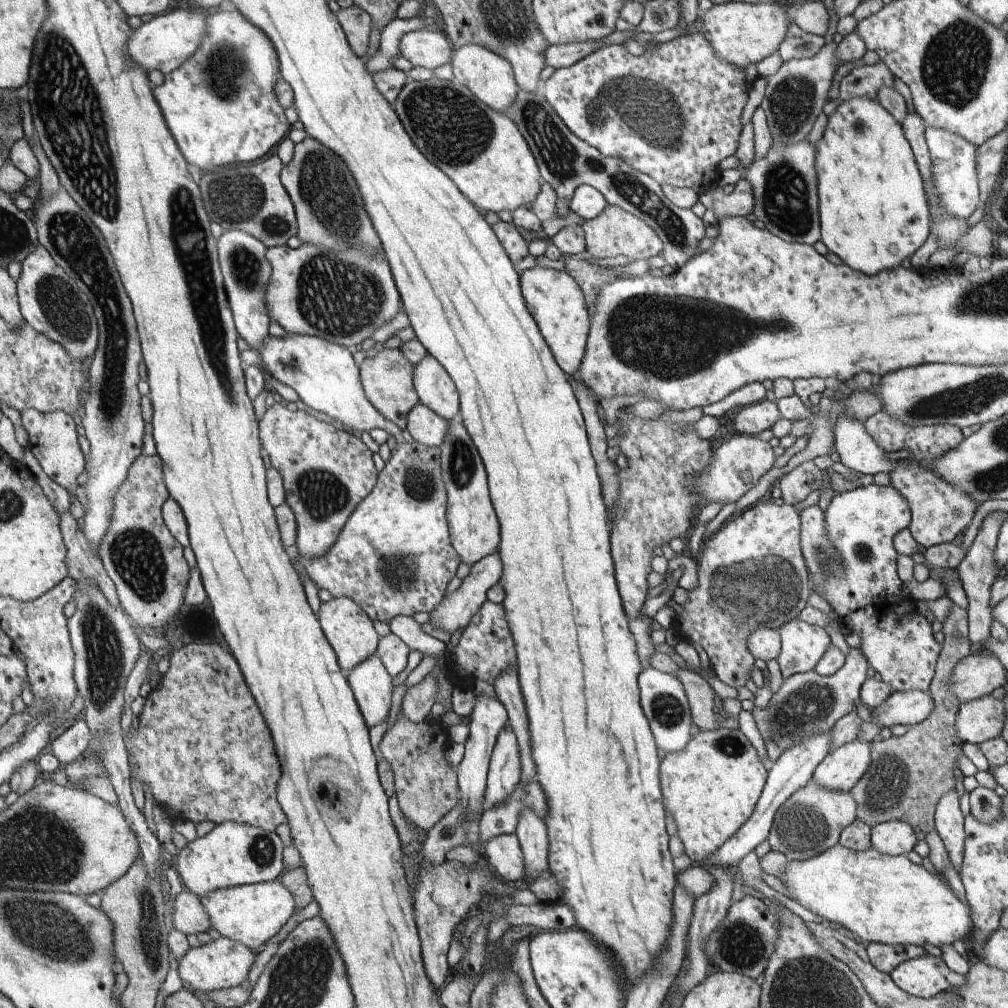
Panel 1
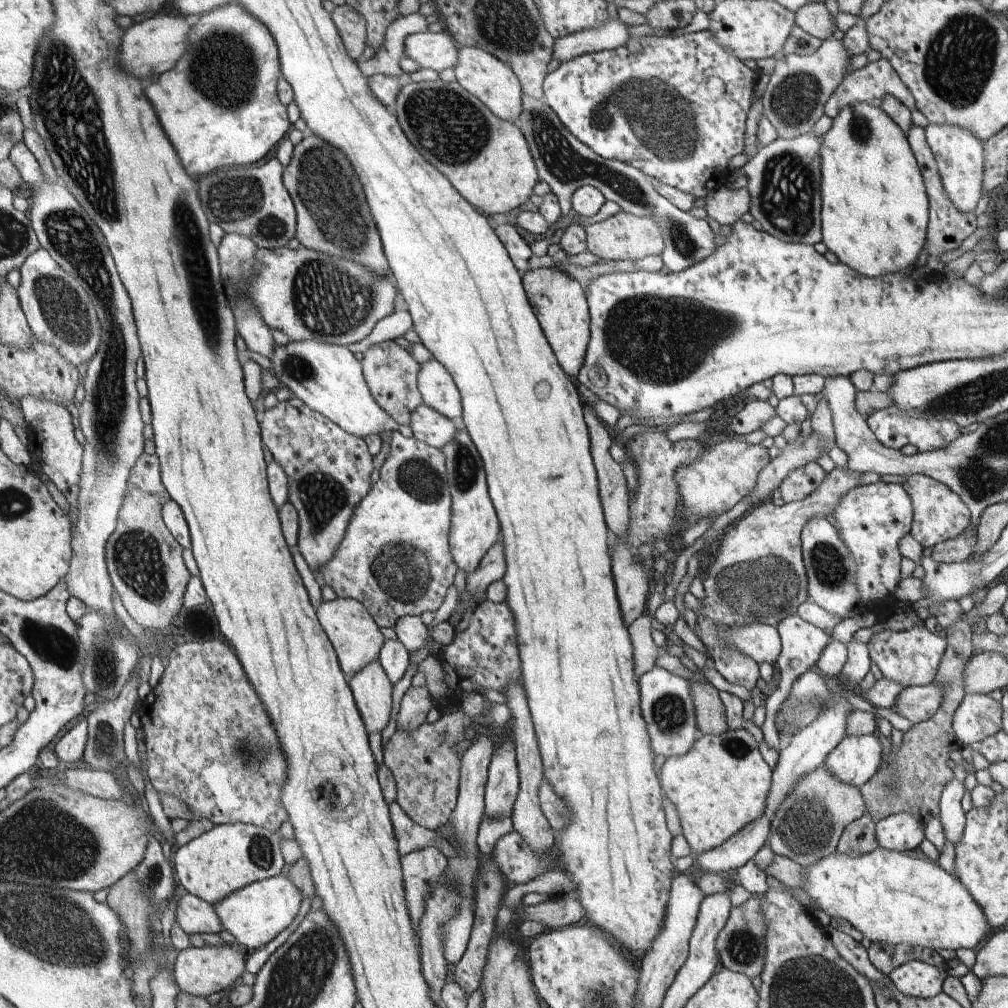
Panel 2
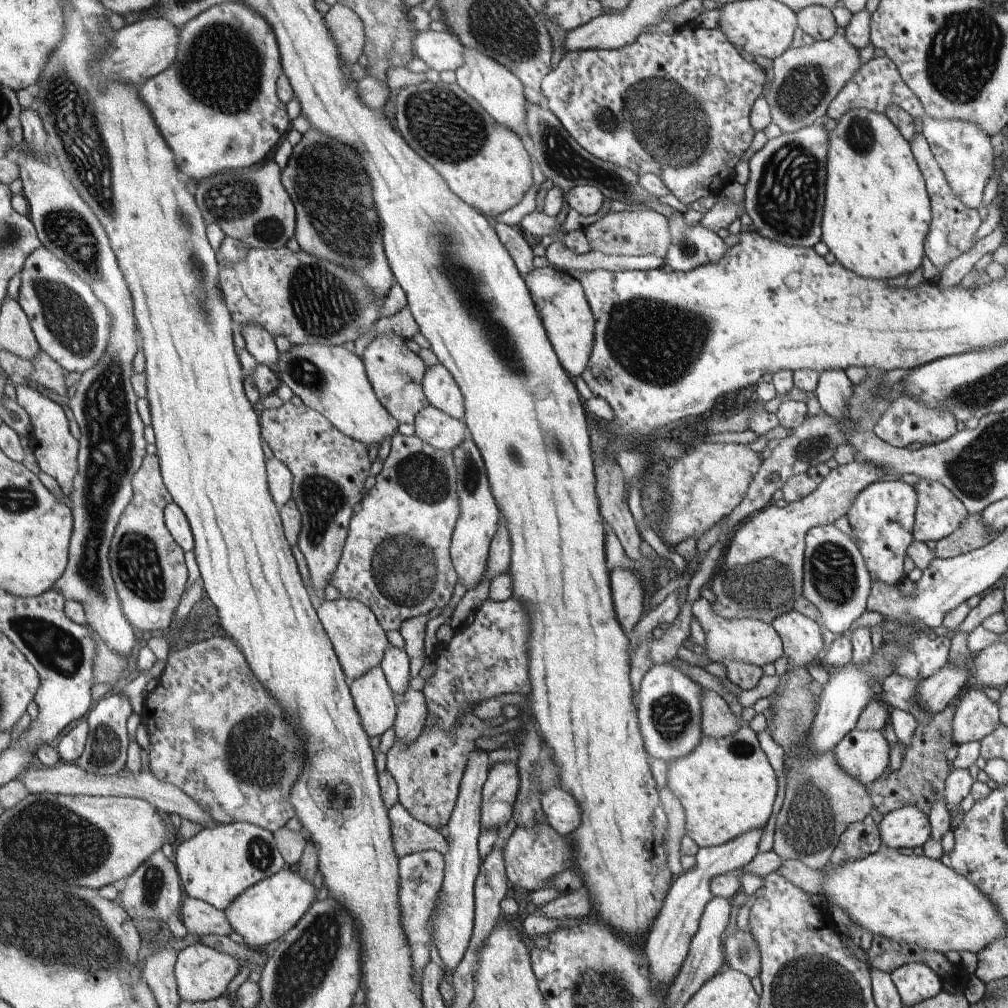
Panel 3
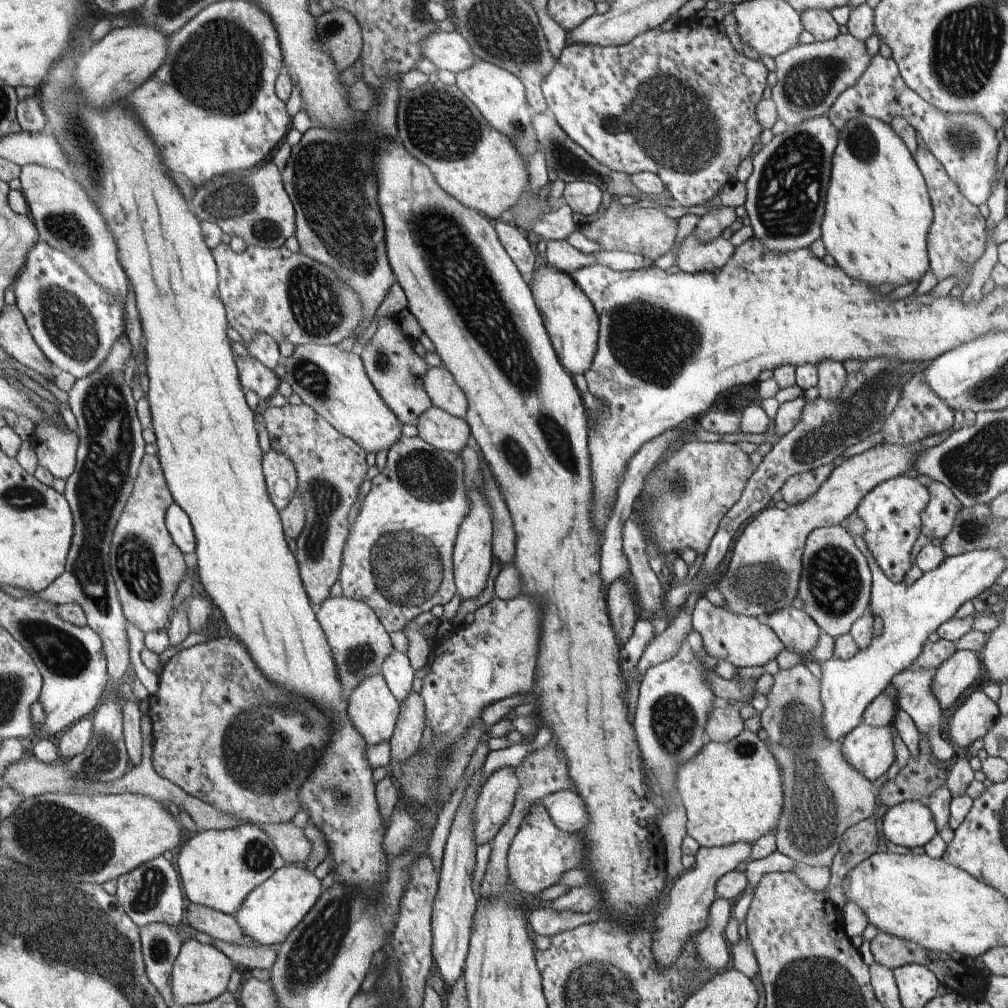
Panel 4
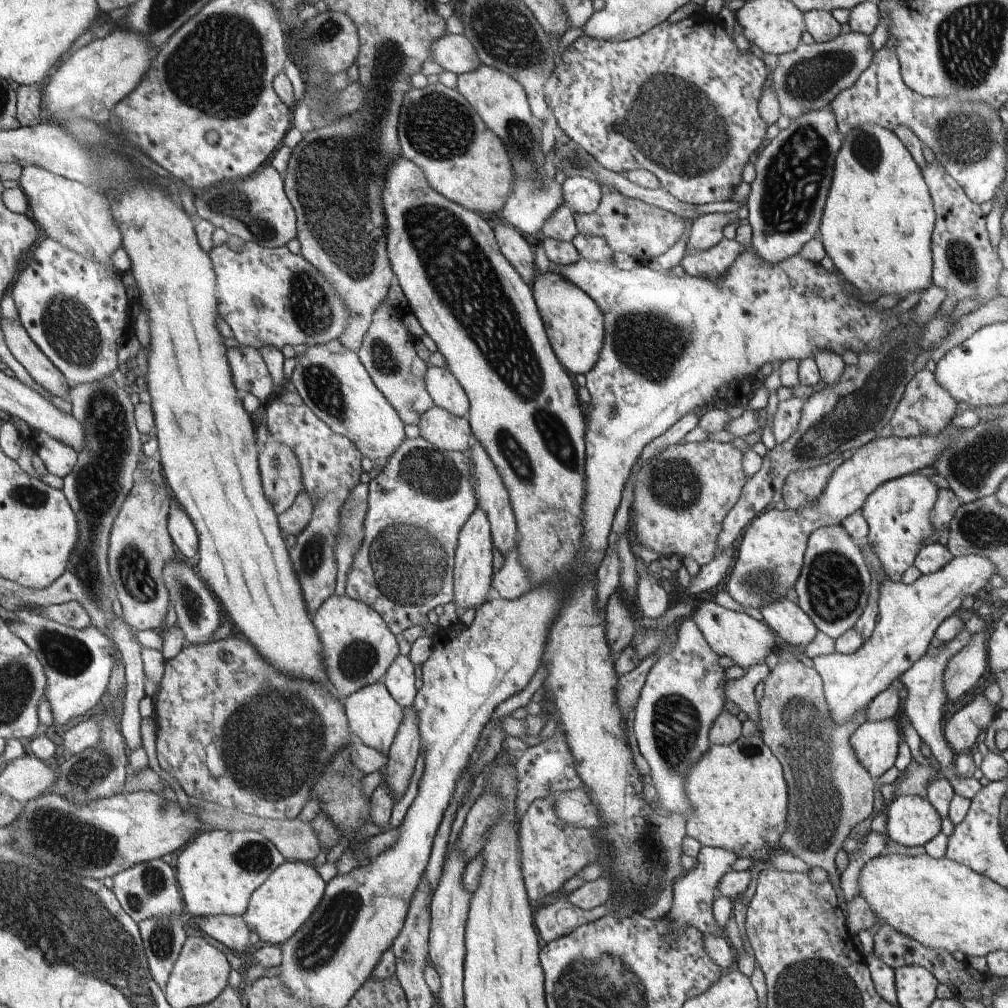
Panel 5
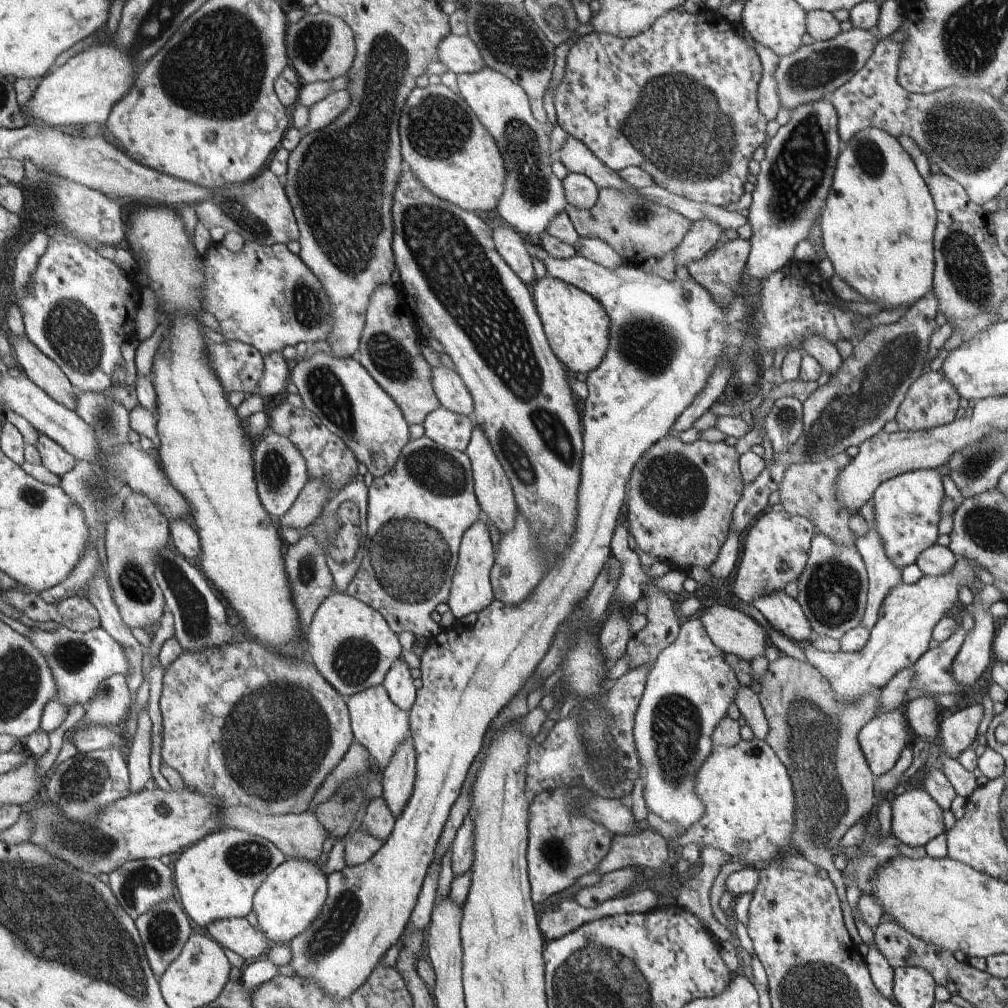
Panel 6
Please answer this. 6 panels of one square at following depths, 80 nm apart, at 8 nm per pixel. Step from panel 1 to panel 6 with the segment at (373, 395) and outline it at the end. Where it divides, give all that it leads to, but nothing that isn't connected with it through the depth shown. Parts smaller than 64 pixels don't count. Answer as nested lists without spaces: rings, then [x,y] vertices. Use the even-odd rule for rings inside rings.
[[[386,282],[380,284],[372,292],[371,302],[368,302],[367,321],[363,329],[362,341],[359,343],[359,350],[355,357],[363,368],[366,368],[368,374],[375,379],[375,382],[395,400],[396,405],[403,411],[403,416],[407,423],[423,425],[431,413],[439,409],[441,405],[439,399],[436,398],[434,388],[432,388],[430,366],[422,358],[422,354],[418,350],[418,334],[414,330],[414,322],[412,322],[412,318],[408,318],[406,310],[408,308],[402,304],[402,300],[398,298],[396,290],[390,284],[386,284]]]

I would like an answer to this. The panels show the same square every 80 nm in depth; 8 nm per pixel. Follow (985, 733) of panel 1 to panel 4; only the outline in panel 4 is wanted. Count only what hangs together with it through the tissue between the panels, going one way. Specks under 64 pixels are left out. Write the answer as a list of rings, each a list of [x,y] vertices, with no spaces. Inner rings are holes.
[[[982,690],[972,692],[950,718],[951,743],[959,752],[970,748],[978,738],[986,737],[999,716],[998,706]]]

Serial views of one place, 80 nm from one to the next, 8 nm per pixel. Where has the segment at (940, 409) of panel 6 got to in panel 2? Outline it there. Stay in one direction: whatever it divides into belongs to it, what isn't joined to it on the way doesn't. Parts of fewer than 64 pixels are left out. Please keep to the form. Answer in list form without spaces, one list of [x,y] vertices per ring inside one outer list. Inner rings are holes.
[[[890,406],[874,412],[866,418],[868,427],[880,444],[887,448],[902,449],[905,445],[913,444],[919,452],[937,450],[952,444],[958,436],[961,436],[960,428],[952,420],[936,420],[936,418],[922,418],[922,416],[910,416],[908,412],[900,410],[900,406]]]

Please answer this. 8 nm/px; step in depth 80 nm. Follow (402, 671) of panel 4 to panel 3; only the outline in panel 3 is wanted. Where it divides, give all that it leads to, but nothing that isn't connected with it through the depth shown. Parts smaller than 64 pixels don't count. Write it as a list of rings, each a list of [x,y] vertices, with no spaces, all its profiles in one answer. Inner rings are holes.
[[[391,646],[384,654],[380,668],[397,697],[401,697],[411,688],[410,662],[408,654],[402,648]]]

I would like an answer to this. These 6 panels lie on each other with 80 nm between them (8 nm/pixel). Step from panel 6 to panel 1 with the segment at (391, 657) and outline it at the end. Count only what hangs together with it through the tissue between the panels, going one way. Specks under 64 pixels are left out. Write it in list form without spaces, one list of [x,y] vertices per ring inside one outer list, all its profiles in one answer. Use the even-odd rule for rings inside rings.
[[[332,597],[332,600],[321,604],[318,614],[327,641],[333,646],[344,673],[349,673],[356,665],[362,664],[368,657],[372,657],[377,653],[382,638],[374,628],[374,620],[354,599]]]

